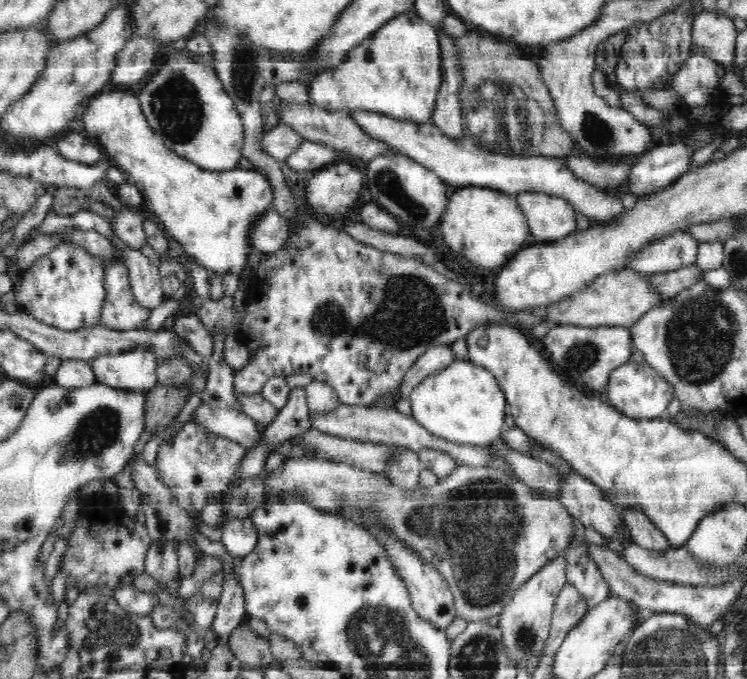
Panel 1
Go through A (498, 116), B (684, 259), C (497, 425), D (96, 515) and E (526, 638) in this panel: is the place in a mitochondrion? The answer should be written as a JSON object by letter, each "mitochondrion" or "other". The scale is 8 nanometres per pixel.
{"A":"mitochondrion","B":"other","C":"other","D":"other","E":"mitochondrion"}

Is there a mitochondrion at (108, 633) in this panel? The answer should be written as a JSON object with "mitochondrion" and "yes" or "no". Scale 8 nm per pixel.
{"mitochondrion":"yes"}

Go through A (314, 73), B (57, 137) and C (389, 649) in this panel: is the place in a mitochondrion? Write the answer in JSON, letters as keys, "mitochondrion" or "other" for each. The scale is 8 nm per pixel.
{"A":"other","B":"other","C":"mitochondrion"}

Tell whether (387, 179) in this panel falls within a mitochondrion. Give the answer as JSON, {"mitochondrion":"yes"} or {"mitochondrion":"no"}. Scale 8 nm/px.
{"mitochondrion":"yes"}

